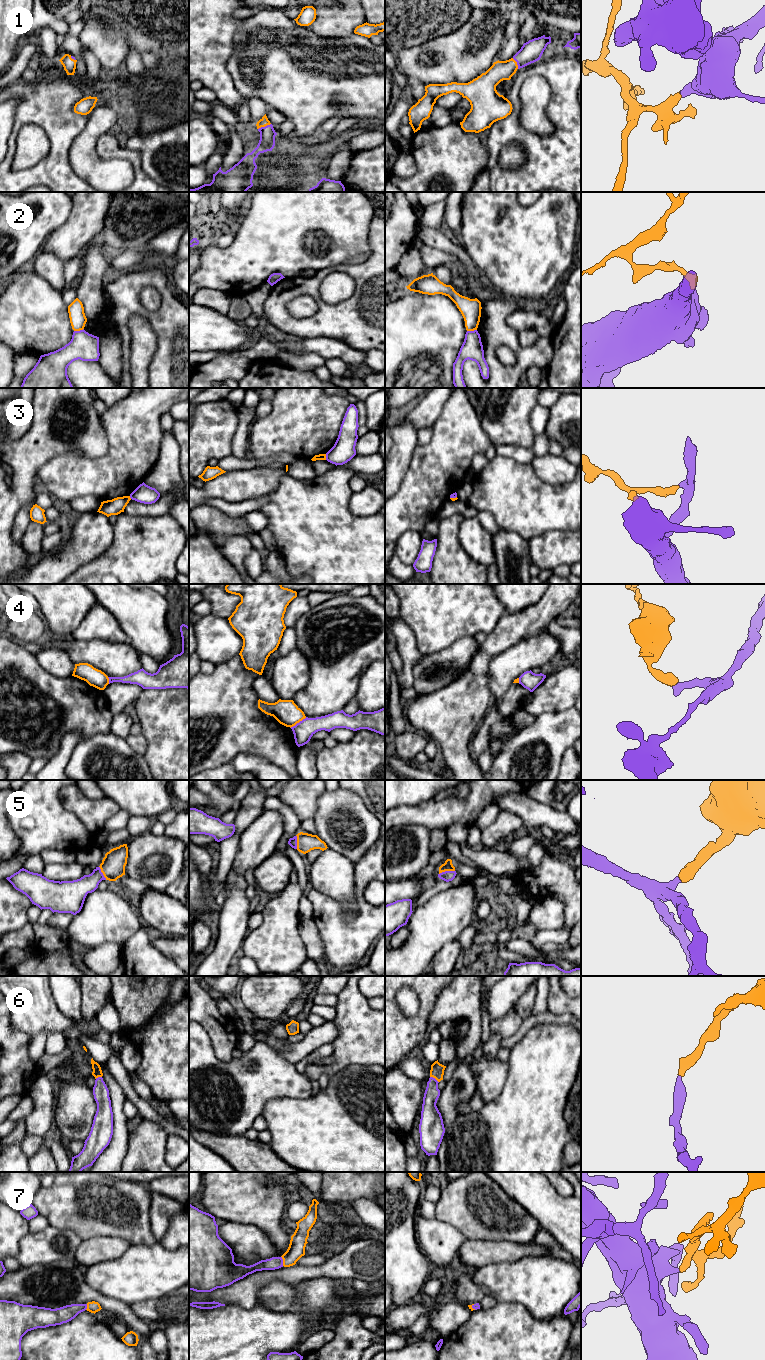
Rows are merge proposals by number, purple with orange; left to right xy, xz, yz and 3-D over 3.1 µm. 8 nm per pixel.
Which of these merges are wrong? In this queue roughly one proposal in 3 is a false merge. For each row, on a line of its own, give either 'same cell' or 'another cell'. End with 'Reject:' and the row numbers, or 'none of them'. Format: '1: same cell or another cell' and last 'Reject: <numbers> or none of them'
1: same cell
2: another cell
3: another cell
4: another cell
5: same cell
6: same cell
7: same cell
Reject: 2, 3, 4

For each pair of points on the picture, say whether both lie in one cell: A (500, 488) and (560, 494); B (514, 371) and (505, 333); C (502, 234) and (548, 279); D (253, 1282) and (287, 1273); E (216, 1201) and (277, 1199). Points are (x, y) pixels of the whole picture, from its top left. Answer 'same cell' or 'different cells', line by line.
A: same cell
B: same cell
C: same cell
D: same cell
E: same cell

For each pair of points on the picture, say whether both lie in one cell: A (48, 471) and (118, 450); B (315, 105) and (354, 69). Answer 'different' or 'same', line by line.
A: same
B: same

